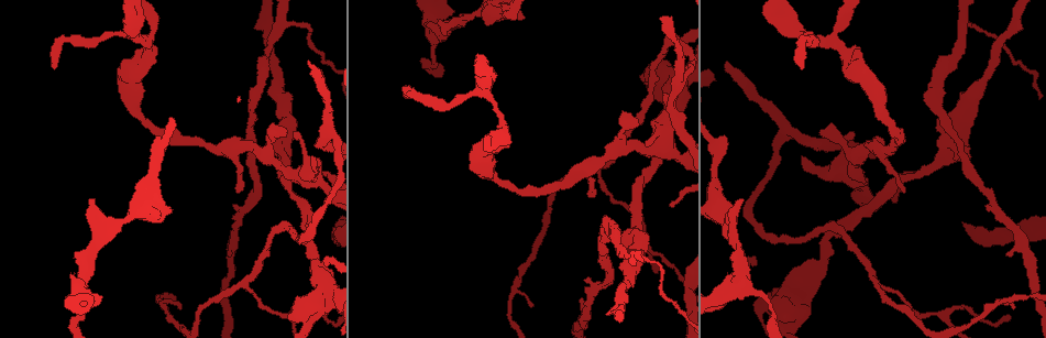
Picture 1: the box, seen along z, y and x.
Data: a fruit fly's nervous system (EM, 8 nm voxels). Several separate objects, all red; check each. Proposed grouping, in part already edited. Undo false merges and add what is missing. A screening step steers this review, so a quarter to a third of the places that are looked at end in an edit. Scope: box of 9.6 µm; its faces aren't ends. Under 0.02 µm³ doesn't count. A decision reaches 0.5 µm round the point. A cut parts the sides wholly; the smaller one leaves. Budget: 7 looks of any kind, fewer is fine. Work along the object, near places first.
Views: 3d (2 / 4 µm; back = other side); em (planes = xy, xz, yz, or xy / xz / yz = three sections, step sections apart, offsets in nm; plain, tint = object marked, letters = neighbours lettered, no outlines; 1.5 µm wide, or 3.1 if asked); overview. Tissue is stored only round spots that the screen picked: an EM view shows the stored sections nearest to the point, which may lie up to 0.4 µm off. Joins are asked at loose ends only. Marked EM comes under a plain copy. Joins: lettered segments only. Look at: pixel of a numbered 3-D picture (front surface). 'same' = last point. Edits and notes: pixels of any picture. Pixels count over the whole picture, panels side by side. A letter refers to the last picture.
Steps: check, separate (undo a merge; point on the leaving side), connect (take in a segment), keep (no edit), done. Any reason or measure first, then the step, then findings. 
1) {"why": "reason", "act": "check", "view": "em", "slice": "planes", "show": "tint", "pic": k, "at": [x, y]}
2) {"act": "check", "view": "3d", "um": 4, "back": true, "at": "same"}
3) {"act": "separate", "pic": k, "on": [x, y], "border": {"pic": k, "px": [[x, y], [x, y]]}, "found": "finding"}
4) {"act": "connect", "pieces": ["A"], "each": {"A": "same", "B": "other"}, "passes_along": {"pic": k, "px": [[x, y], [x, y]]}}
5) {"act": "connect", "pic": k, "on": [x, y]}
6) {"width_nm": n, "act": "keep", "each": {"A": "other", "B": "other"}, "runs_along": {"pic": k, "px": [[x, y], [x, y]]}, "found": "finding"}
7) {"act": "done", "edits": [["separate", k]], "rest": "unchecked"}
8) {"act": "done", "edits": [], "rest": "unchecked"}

{"why": "three-way junction", "act": "check", "view": "3d", "um": 4, "pic": 1, "at": [644, 230]}

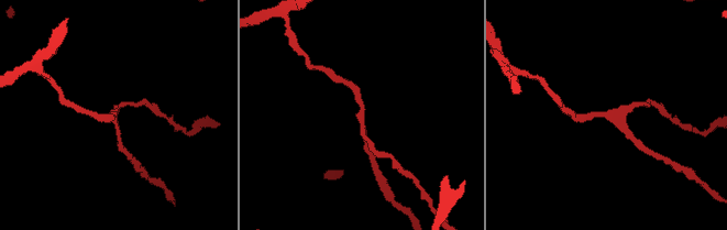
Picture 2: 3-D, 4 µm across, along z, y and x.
{"arms": 3, "act": "check", "view": "em", "slice": "planes", "show": "letters", "pic": 2, "at": [362, 121]}

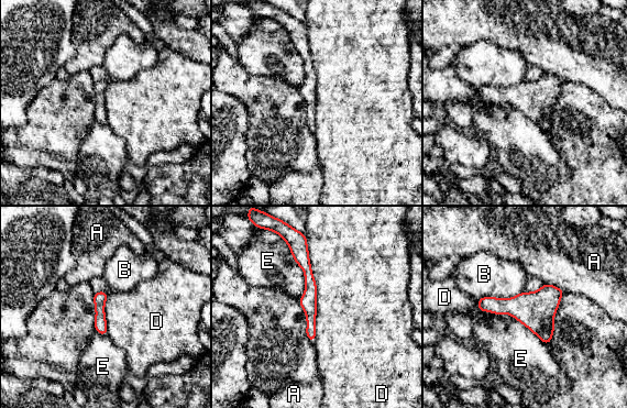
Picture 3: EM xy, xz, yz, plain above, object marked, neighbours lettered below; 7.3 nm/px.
{"width_nm": 100, "act": "keep", "each": {"A": "other", "B": "other", "D": "other", "E": "other"}, "found": "continuous, no second neuron"}

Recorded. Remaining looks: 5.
{"why": "branch stops here", "act": "check", "view": "em", "slice": "planes", "show": "letters", "pic": 1, "at": [1005, 254]}

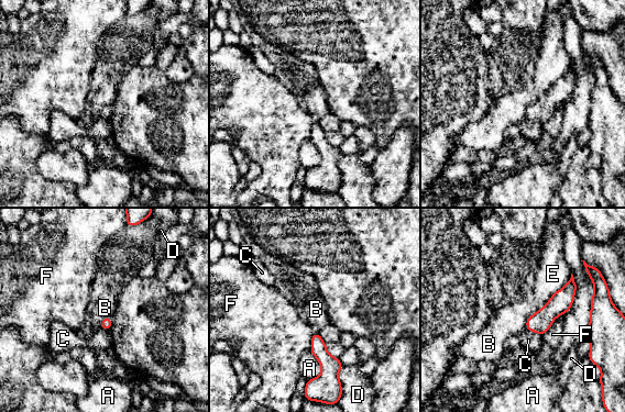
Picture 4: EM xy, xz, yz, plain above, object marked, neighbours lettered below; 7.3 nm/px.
{"act": "keep", "each": {"A": "other", "B": "other", "C": "other", "D": "other", "E": "other", "F": "other"}, "border": {"pic": 4, "px": [[555, 292], [527, 319], [525, 329]]}, "found": "none of them fits"}

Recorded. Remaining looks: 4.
{"why": "free end", "act": "check", "view": "3d", "um": 4, "back": true, "pic": 1, "at": [647, 145]}

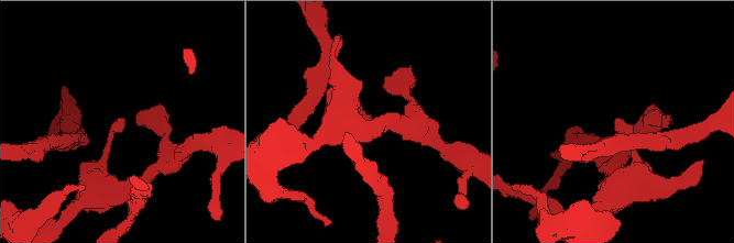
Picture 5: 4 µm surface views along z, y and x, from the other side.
{"act": "check", "view": "em", "slice": "xz", "step": 4, "show": "letters", "pic": 5, "at": [615, 119]}

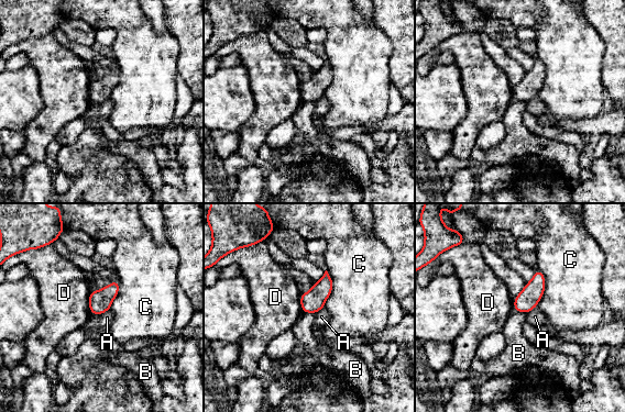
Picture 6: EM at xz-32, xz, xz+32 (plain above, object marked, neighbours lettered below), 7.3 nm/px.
{"width_nm": 150, "act": "keep", "each": {"A": "other", "B": "other", "C": "other", "D": "other"}, "border": {"pic": 6, "px": [[536, 307], [526, 313]]}, "found": "none of them fits"}

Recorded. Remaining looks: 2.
{"act": "done", "edits": [], "rest": "unchecked"}

